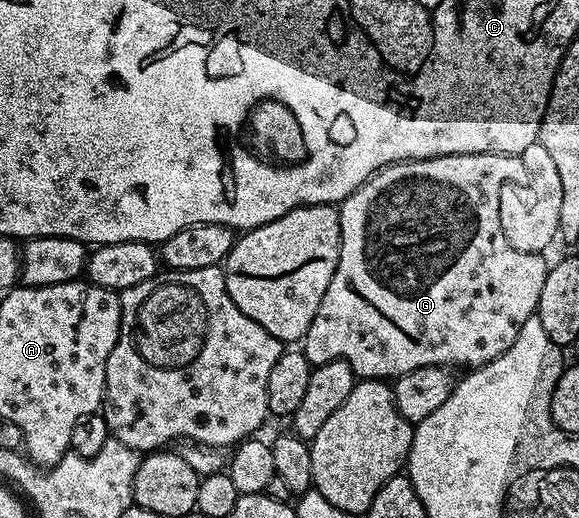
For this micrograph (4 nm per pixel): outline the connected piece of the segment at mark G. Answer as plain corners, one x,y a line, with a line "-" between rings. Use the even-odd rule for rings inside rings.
494,152
458,154
457,156
435,156
434,158
426,158
425,160
399,160
397,164
388,164
385,168
379,168
362,186
358,186
358,190
350,193
338,208
340,214
340,257
338,258
338,266
334,270
334,278
330,278
330,286
326,286
326,294
322,294
322,302
318,306
318,314
314,314
314,322
310,322
310,330
306,330
306,334
304,335
302,341
304,357
313,366
325,364
331,360
345,360
356,372
357,377
366,380
378,380
381,378
401,376
410,370
418,370
418,366
438,366
439,364
453,366
452,364
457,364
458,367
464,368
460,370
471,370
473,368
480,368
494,358
506,354
506,350
510,350
510,346
514,346
514,338
518,338
518,330
522,330
524,323
531,316
536,315
538,298
542,298
542,282
546,282
546,274
550,267
549,261
544,261
543,259
545,257
541,253
522,253
519,250
514,250
513,246
510,246
507,242
506,235
502,232
502,226
499,224
499,198
505,195
506,192
504,183
508,180
508,164
510,164
509,157

